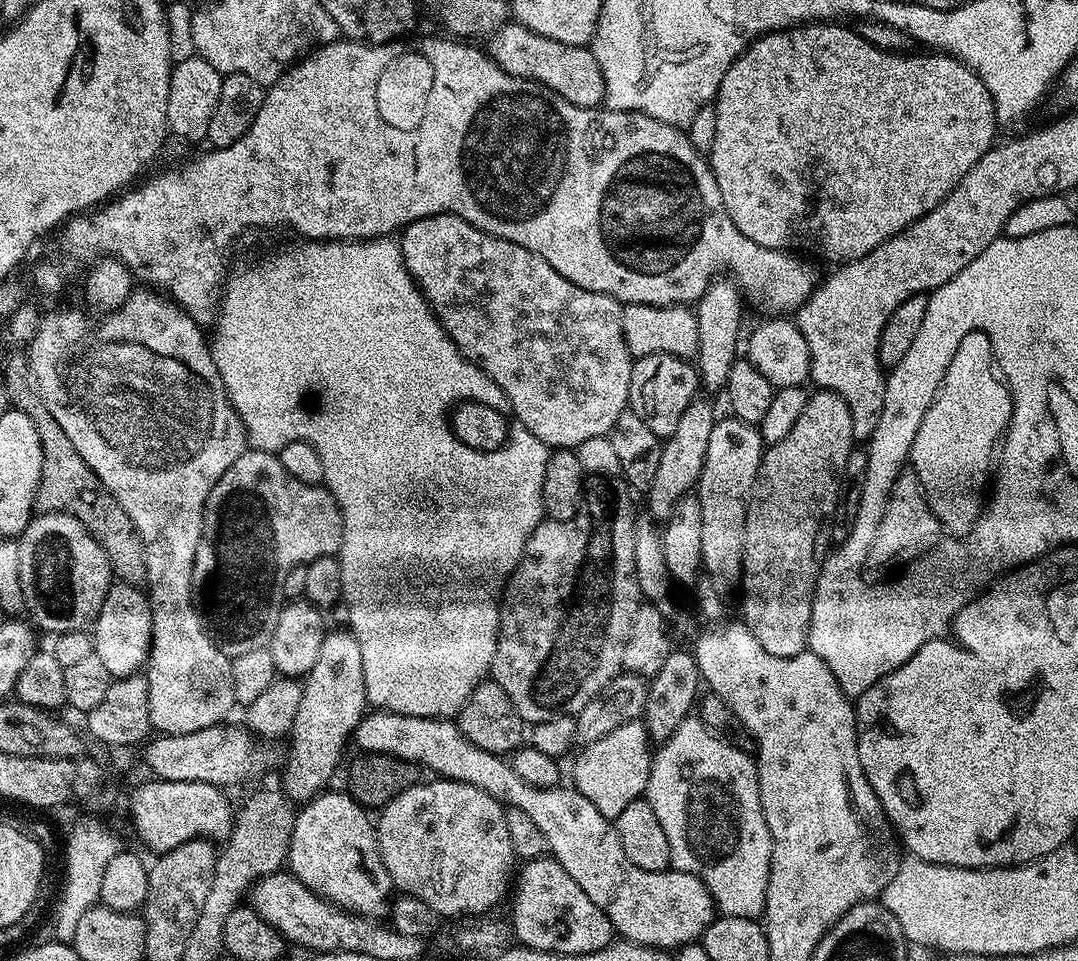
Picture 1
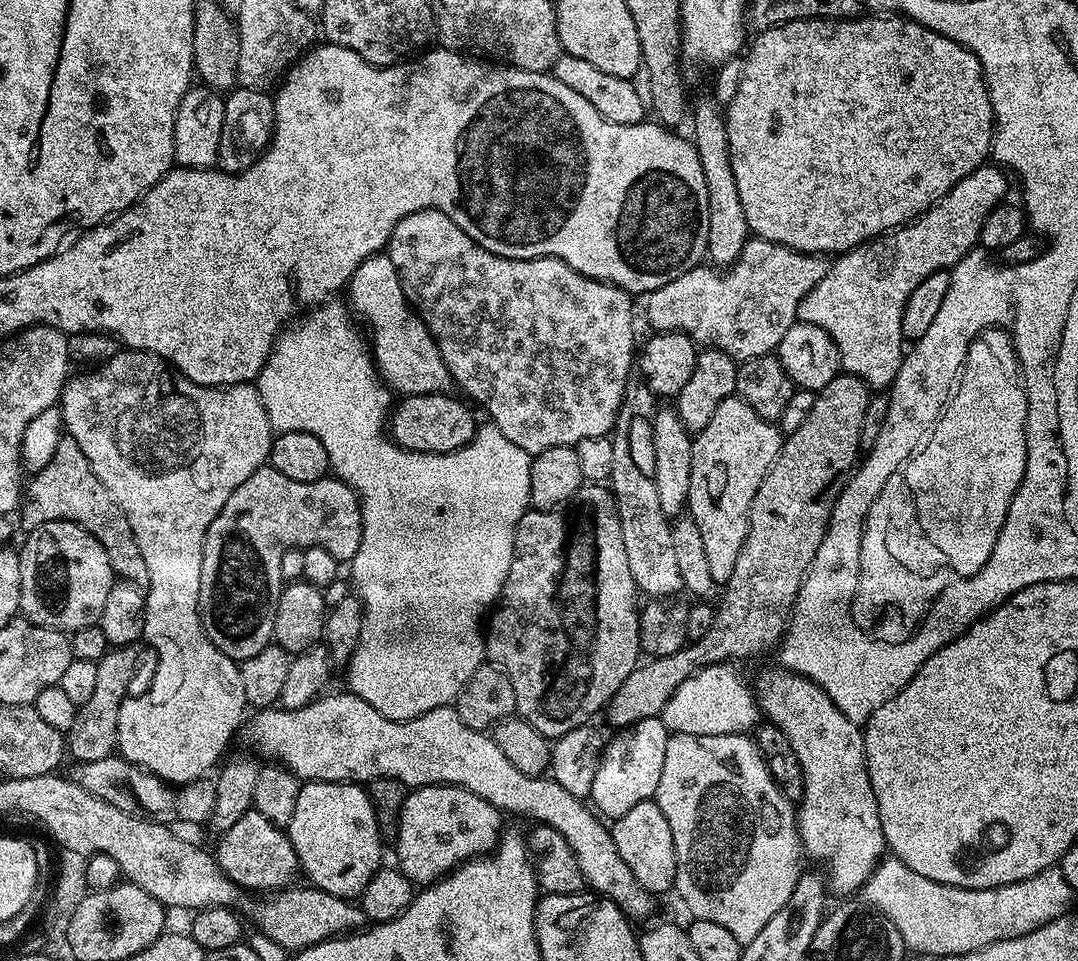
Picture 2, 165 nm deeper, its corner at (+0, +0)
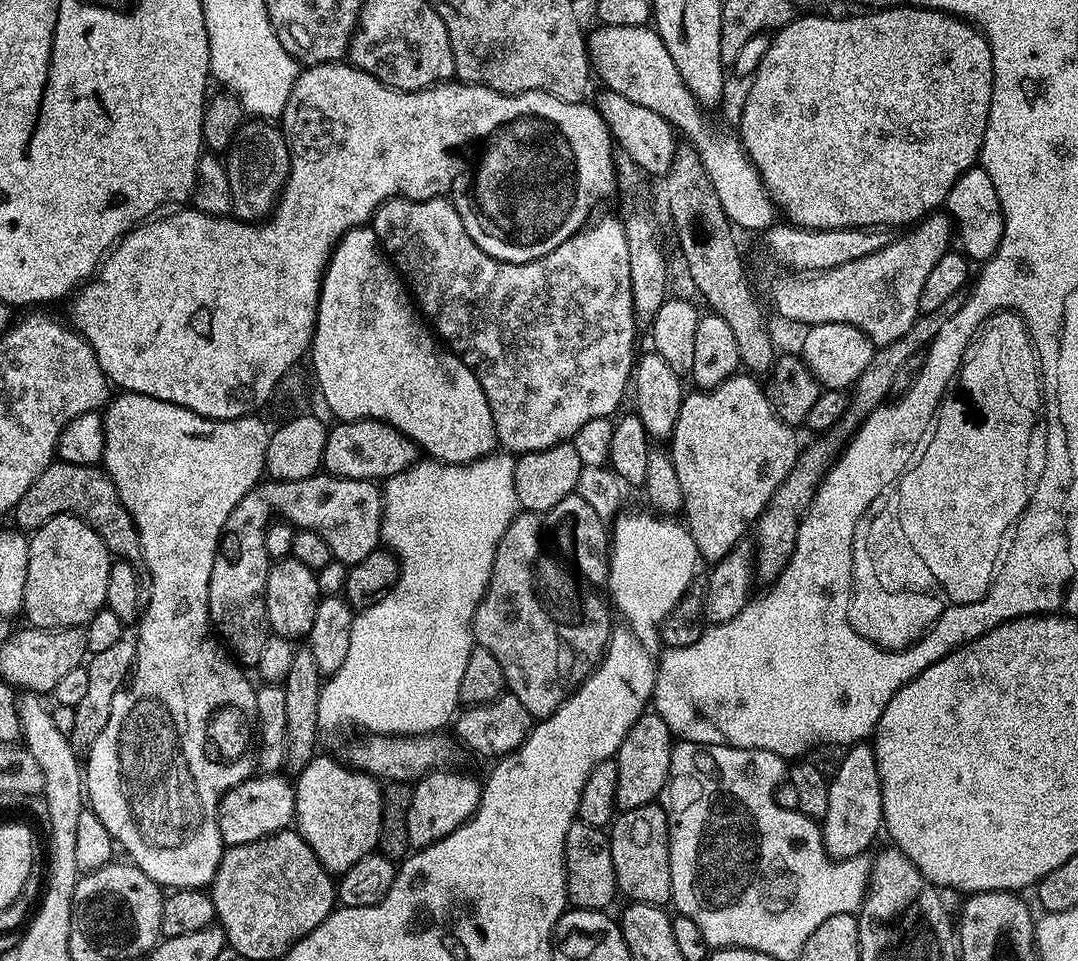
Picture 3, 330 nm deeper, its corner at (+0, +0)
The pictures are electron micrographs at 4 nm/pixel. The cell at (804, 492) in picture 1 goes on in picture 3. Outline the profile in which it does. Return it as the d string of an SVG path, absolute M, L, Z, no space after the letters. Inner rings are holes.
M963 287L950 294L950 298L942 302L941 306L930 312L925 312L916 317L914 326L902 334L900 340L875 349L870 366L862 370L860 379L856 381L850 392L848 408L831 432L821 435L808 449L801 451L796 457L796 465L790 470L790 474L778 486L778 490L768 499L767 506L762 510L760 519L754 525L756 540L754 539L754 576L757 581L771 582L782 574L782 570L788 564L792 551L796 545L796 532L800 528L800 521L804 519L805 512L812 507L812 499L816 497L816 488L824 481L824 475L836 462L841 448L844 447L849 436L864 423L868 413L879 408L892 396L894 374L898 374L898 366L906 362L906 358L917 355L921 350L927 349L928 343L942 330L942 325L950 322L954 315L958 314L962 306L968 301L969 291Z

